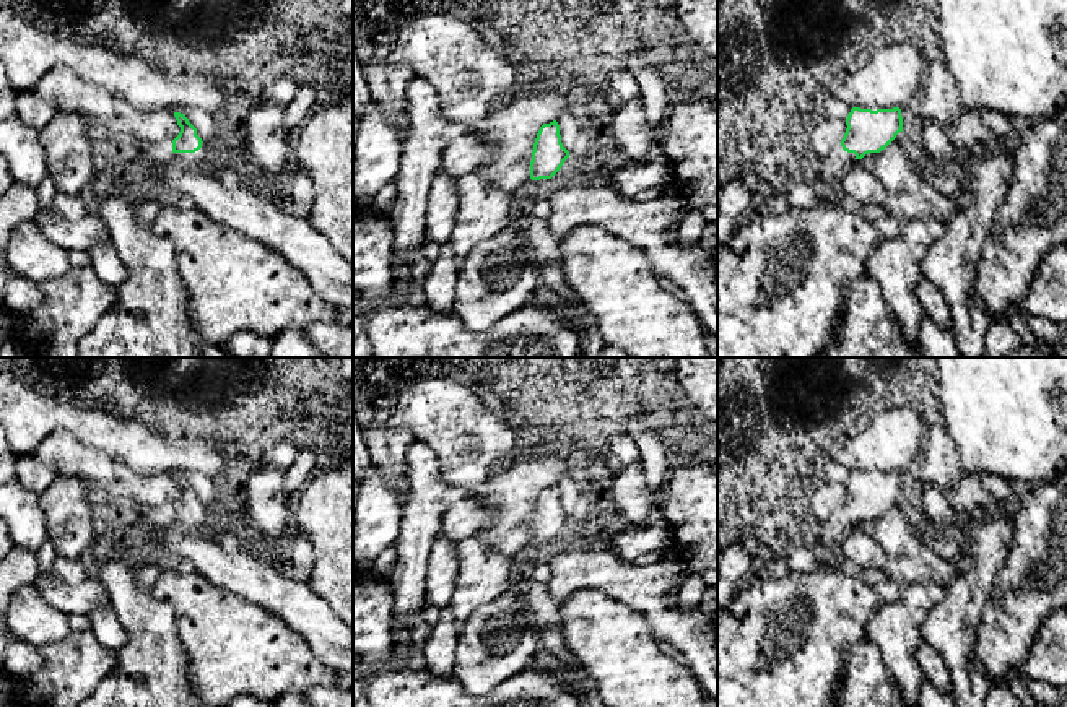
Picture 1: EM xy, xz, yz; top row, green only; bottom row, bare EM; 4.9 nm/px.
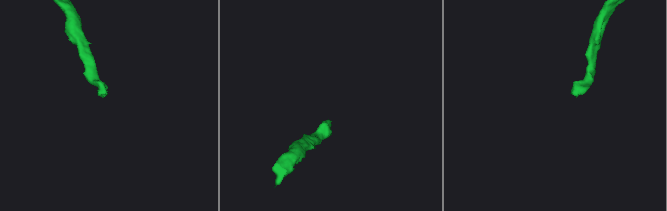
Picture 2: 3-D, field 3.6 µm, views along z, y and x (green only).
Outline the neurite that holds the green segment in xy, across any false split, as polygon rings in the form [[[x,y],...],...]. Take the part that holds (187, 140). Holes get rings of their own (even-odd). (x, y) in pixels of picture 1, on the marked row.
[[[174,112],[174,117],[181,132],[172,140],[172,159],[187,169],[207,169],[211,156],[210,146],[202,141],[184,114]]]

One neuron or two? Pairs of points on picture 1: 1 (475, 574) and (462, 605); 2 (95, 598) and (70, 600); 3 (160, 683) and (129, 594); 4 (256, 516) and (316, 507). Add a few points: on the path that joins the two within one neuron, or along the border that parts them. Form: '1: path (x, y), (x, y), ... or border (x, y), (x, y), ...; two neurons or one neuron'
1: path (475, 582), (467, 597); one neuron
2: path (88, 598), (77, 598); one neuron
3: path (153, 660), (152, 628), (143, 616); one neuron
4: border (295, 499), (293, 522); two neurons

